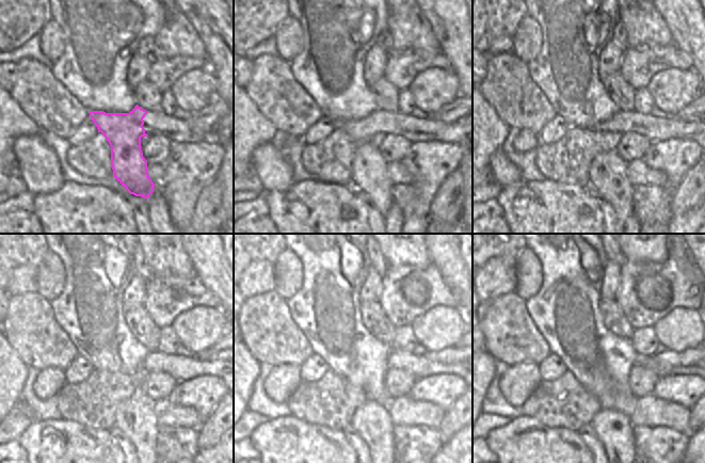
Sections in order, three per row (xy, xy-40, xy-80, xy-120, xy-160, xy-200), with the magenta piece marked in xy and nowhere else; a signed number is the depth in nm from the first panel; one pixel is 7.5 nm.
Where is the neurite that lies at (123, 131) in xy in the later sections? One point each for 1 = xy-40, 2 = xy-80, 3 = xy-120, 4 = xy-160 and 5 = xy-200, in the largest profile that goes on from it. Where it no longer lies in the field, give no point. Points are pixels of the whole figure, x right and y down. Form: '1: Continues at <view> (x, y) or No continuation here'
1: Continues at xy-40 (369, 175)
2: Continues at xy-80 (608, 172)
3: Continues at xy-120 (134, 417)
4: Continues at xy-160 (372, 421)
5: Continues at xy-200 (614, 430)

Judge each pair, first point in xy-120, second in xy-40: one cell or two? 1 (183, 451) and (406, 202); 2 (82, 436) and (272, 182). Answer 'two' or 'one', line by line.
1: one
2: two

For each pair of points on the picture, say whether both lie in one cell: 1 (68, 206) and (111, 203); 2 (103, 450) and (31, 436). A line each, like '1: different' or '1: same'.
1: same
2: same

